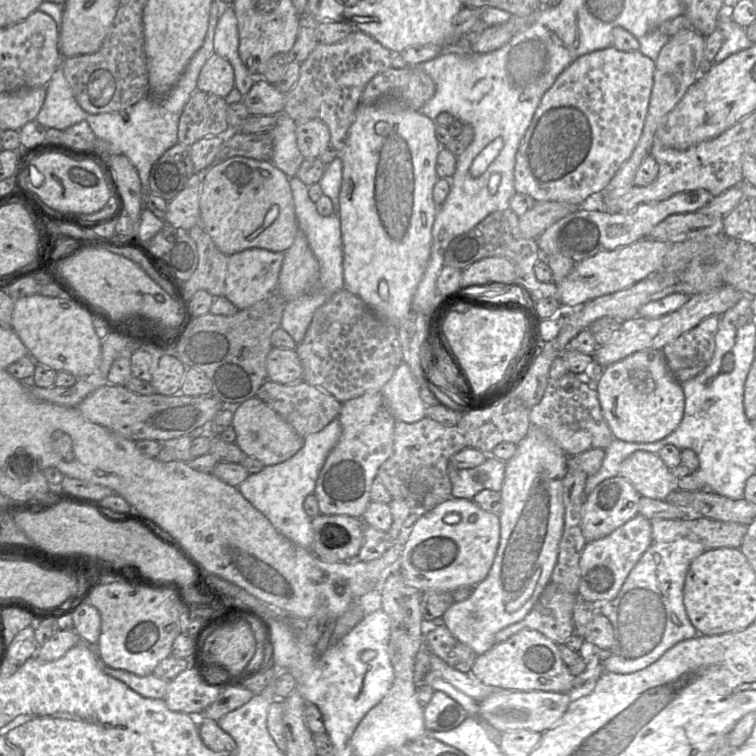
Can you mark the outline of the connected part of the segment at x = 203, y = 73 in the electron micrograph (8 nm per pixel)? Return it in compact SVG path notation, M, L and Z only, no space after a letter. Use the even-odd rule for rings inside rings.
M214 53L202 67L197 79L197 90L226 98L235 88L232 65Z

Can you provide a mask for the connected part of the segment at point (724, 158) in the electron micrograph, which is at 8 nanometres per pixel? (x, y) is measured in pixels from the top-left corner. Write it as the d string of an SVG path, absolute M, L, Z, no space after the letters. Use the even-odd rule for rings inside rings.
M755 112L737 122L734 126L719 136L700 142L687 149L675 149L664 145L657 140L656 135L651 149L651 155L658 164L658 175L656 179L647 186L633 185L628 189L614 190L602 196L602 208L610 213L628 213L639 206L658 203L674 196L675 194L696 189L707 190L713 197L719 196L725 191L737 187L743 179L742 158L745 146L755 126Z

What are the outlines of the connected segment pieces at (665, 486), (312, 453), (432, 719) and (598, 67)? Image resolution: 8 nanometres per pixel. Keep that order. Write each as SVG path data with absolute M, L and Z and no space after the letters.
M642 450L632 453L621 463L619 476L627 479L641 496L655 500L663 501L669 493L678 489L672 470L656 453Z
M337 418L321 431L304 438L302 448L294 456L279 464L265 466L258 473L250 474L237 487L240 493L270 521L280 534L303 548L312 549L314 542L312 519L304 510L304 500L314 493L319 473L340 436L341 425Z
M434 691L430 702L423 707L427 730L448 731L460 725L468 716L465 709L442 691Z
M614 46L585 54L571 63L555 80L554 84L543 95L534 116L519 145L515 157L514 186L517 193L527 194L536 201L559 201L577 205L590 204L595 198L591 196L601 193L612 177L635 150L645 124L650 96L654 82L655 61L637 51L620 51Z

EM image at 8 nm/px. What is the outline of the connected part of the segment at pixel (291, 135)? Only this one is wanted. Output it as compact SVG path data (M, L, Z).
M285 112L278 114L276 126L268 133L272 138L273 154L271 162L289 179L296 177L305 160L296 139L297 123Z

